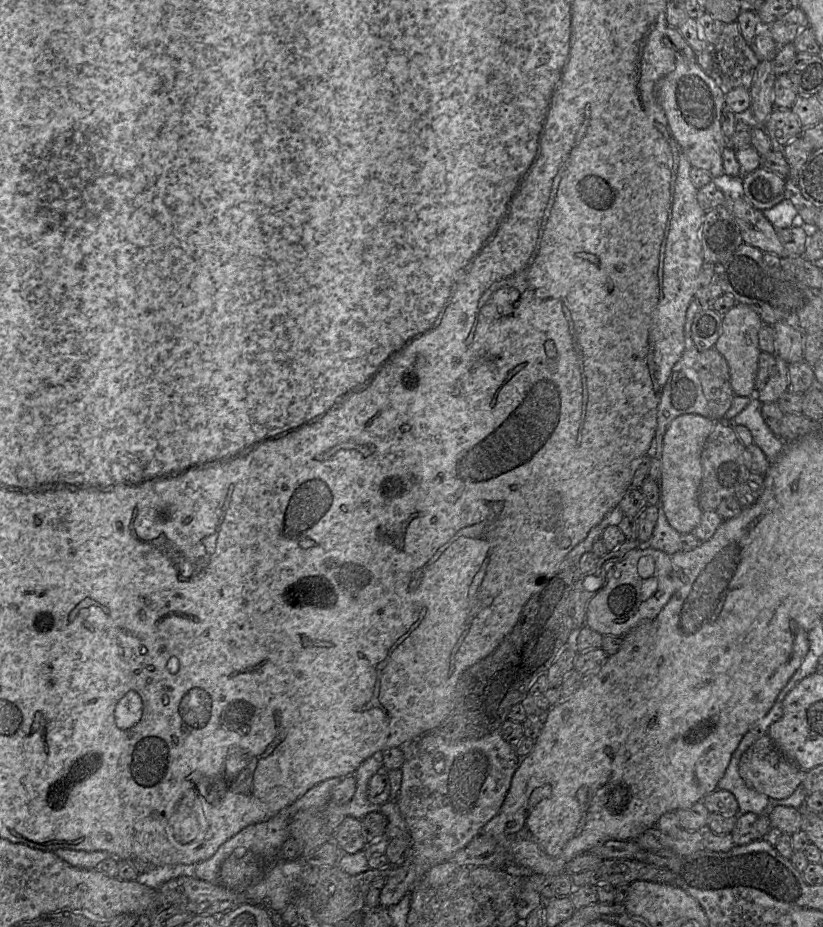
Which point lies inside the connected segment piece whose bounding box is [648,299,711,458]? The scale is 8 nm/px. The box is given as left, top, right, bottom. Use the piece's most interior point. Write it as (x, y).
(682, 394)

